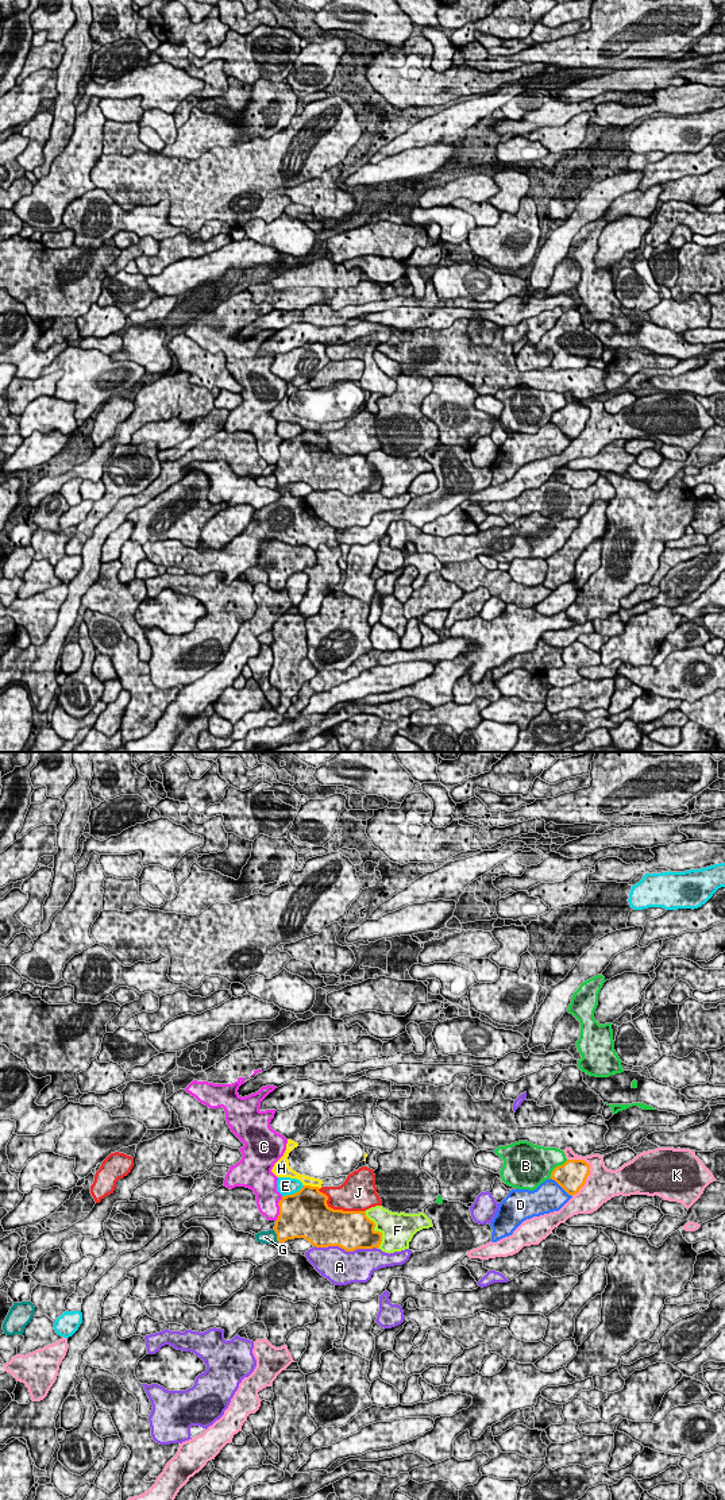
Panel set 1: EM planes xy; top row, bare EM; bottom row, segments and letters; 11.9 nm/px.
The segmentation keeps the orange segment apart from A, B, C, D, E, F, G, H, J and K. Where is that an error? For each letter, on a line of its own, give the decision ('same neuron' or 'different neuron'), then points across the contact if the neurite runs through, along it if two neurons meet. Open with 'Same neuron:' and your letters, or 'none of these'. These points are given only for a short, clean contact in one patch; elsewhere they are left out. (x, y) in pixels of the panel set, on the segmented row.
Same neuron: none of these
A: different neuron
B: different neuron
C: different neuron
D: different neuron
E: different neuron
F: different neuron
G: different neuron
H: different neuron
J: different neuron
K: different neuron

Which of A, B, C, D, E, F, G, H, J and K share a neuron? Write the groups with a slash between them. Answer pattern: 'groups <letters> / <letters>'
groups A / B / C / D / E / F / G / H / J / K

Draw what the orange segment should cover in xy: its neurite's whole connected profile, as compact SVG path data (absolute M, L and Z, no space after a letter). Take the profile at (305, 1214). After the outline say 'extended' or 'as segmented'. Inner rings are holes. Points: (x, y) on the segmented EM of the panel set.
M304 1185L298 1192L282 1196L274 1226L279 1243L305 1238L316 1248L339 1246L346 1252L379 1248L382 1233L374 1230L375 1223L366 1216L365 1211L333 1210L327 1204L328 1196L319 1189L319 1187Z | as segmented

